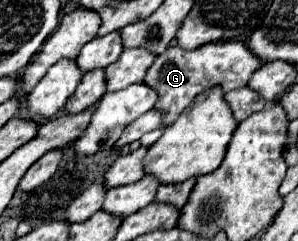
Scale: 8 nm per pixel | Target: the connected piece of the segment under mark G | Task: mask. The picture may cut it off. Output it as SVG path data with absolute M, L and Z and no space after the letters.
M240 40L210 42L196 50L184 50L178 44L174 44L154 60L154 64L148 68L144 82L160 94L156 108L164 112L164 122L168 126L182 114L182 110L202 90L216 86L216 84L220 84L226 92L246 86L252 72L256 72L256 68L260 68L260 66L262 66L260 60L256 60L256 56L252 56L252 50Z

